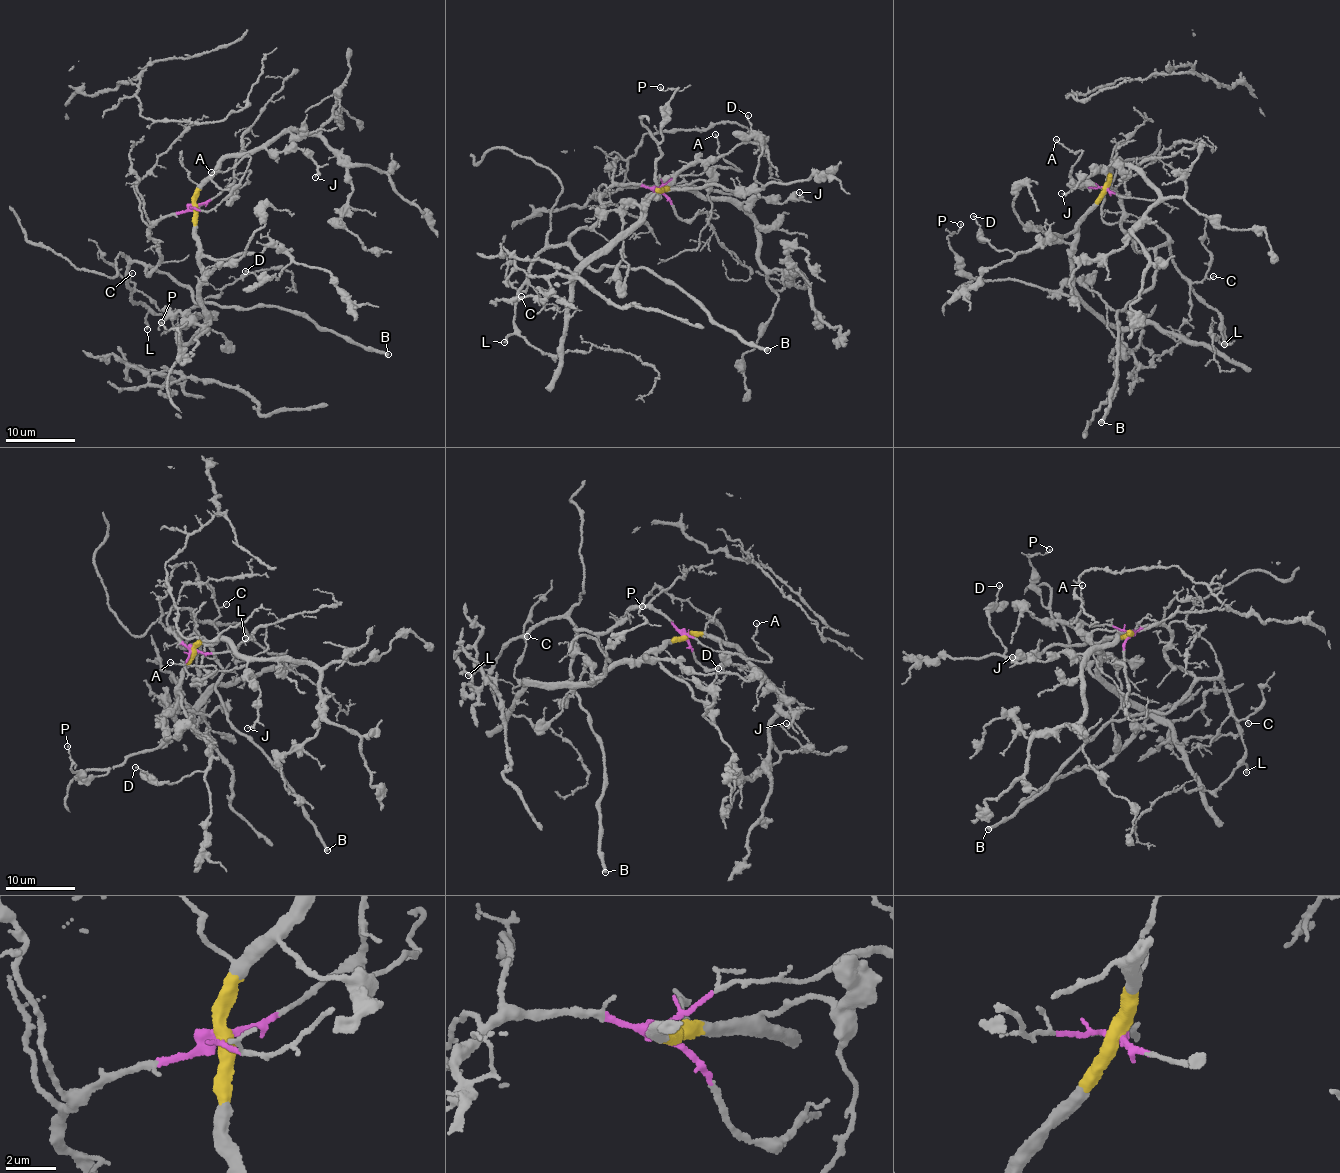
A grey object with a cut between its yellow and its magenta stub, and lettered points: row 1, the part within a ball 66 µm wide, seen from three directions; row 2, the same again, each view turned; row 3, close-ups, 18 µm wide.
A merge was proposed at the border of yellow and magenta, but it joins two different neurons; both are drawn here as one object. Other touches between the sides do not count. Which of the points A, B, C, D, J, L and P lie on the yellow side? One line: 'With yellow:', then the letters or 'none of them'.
With yellow: D, J, P

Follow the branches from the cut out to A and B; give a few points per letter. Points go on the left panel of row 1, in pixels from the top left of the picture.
A: (193, 206), (209, 211), (239, 182), (249, 156), (226, 171), (210, 173)
B: (193, 206), (153, 224), (160, 260), (146, 272), (167, 273), (195, 302), (298, 314), (388, 354)

